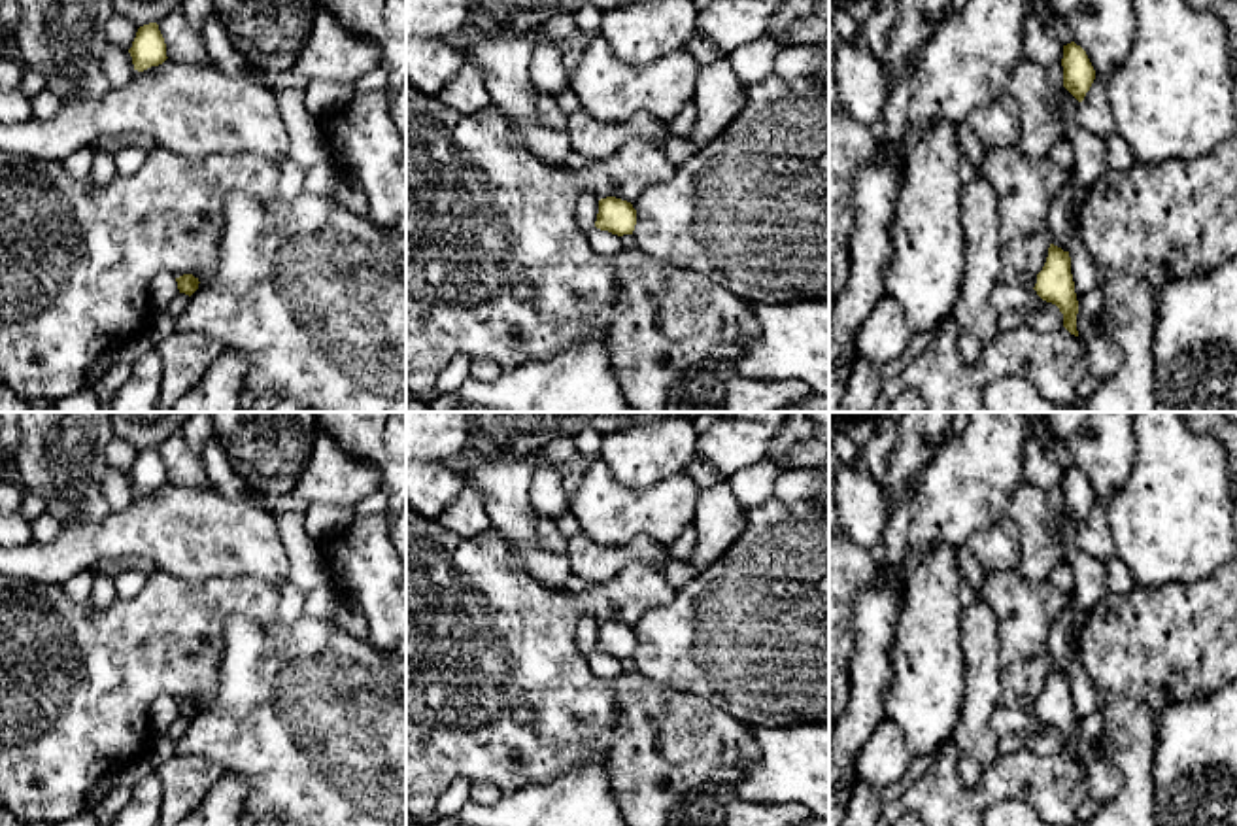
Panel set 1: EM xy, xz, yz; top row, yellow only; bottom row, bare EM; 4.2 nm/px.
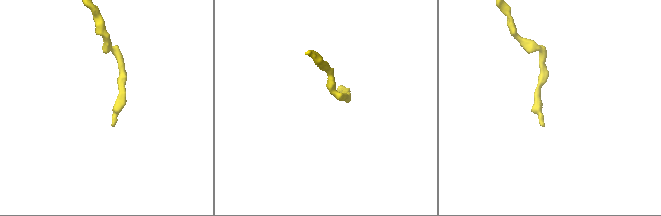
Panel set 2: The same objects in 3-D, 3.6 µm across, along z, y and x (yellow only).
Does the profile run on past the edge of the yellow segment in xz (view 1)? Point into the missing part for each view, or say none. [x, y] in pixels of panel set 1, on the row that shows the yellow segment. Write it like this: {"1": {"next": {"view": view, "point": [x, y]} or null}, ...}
{"1": {"next": null}}

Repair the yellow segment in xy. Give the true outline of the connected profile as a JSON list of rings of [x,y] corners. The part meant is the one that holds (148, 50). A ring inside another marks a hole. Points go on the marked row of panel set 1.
[[[149,23],[140,26],[128,53],[132,57],[134,70],[138,72],[162,64],[168,57],[159,25]]]

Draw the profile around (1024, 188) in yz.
[[[1018,146],[986,151],[980,172],[991,183],[999,210],[997,282],[1033,289],[1048,257],[1048,212],[1075,170],[1048,157],[1033,159]]]

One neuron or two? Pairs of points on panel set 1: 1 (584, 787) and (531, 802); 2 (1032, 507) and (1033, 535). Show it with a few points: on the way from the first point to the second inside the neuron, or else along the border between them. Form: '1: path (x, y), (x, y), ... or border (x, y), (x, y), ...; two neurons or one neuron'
1: path (571, 800), (544, 802); one neuron
2: path (1032, 515), (1033, 528); one neuron

